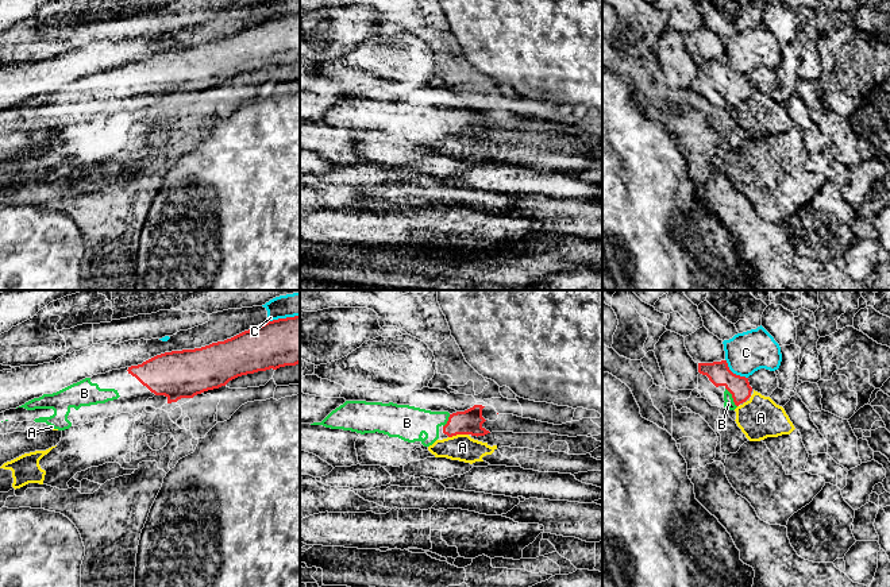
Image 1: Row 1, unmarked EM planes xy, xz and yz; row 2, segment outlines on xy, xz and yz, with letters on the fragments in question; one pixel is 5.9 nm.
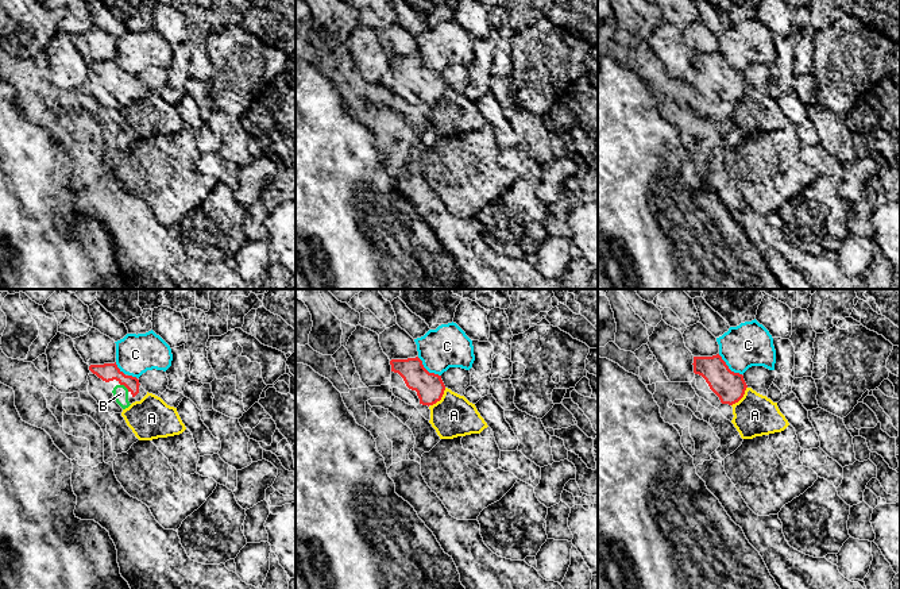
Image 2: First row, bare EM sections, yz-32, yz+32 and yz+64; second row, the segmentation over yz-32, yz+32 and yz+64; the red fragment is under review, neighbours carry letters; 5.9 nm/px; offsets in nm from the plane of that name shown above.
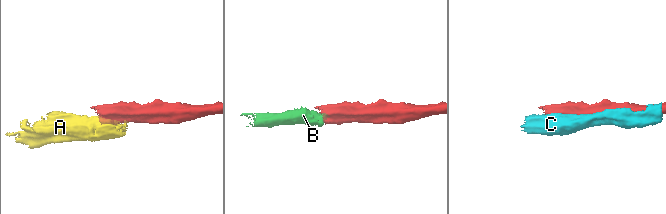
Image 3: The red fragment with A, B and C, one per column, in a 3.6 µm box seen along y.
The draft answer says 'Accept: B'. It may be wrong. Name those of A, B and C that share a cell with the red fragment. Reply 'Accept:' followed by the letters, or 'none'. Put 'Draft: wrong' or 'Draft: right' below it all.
Accept: B
Draft: right

